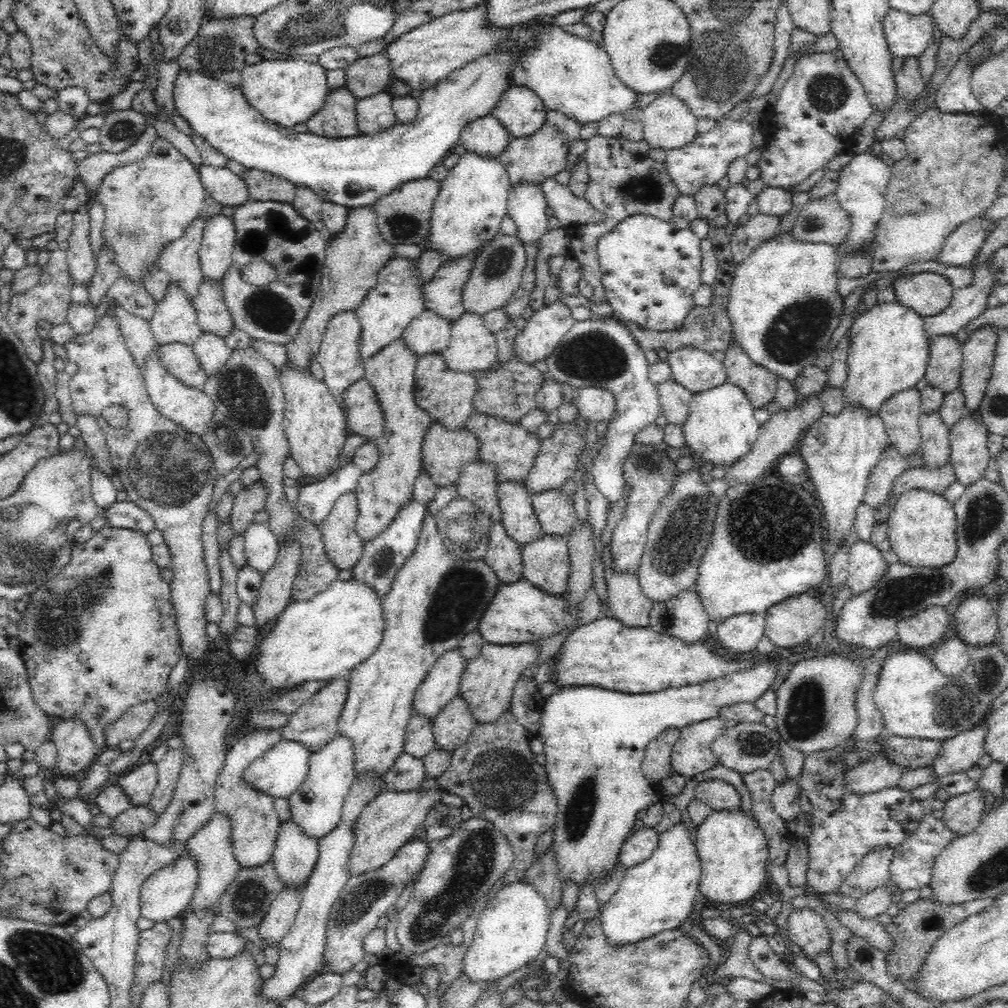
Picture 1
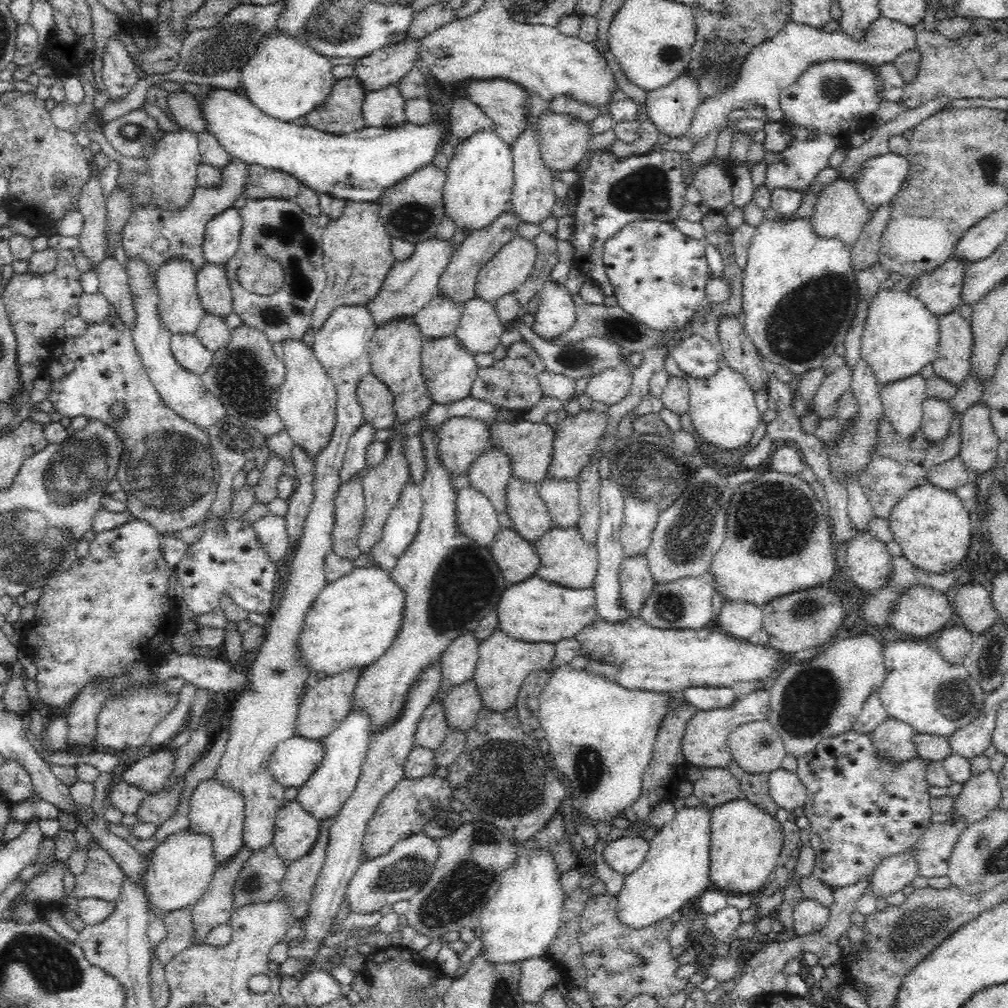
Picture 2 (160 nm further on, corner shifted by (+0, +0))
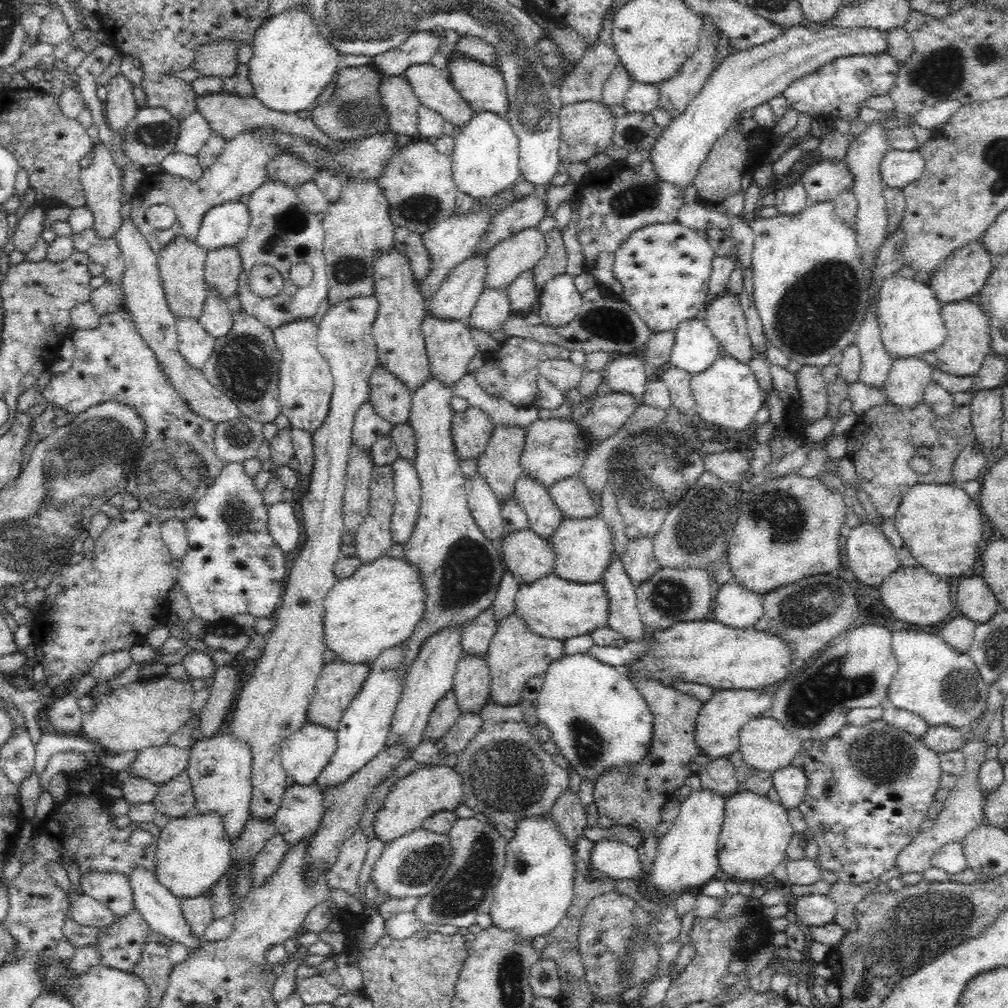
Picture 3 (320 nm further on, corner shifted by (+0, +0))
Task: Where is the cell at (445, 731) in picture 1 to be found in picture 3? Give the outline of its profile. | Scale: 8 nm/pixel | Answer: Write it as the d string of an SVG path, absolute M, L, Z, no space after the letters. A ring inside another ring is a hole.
M466 654L457 664L454 695L462 713L479 712L490 700L491 672L485 654Z

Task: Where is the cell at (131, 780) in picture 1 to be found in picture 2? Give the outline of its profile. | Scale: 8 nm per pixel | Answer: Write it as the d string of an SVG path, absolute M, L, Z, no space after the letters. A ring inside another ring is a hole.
M167 747L156 748L149 756L139 759L124 770L122 778L130 784L139 786L145 792L158 792L166 787L174 768L176 751Z

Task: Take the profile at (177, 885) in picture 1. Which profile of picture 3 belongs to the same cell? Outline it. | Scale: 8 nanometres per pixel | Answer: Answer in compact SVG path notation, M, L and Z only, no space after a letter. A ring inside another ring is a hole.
M194 811L184 817L171 818L168 824L161 829L160 837L158 837L155 877L174 896L200 896L229 870L233 840L226 833L224 821L222 821L222 817L218 813L198 814Z

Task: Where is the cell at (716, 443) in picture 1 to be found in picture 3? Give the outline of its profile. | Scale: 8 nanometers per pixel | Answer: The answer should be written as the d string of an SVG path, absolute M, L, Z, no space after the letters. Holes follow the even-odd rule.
M726 353L716 356L706 370L691 376L691 389L695 400L695 411L704 422L722 426L724 430L742 432L754 421L756 412L763 406L763 391L746 362L740 362Z

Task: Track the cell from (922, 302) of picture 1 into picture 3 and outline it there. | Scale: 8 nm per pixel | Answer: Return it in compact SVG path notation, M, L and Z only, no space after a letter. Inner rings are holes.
M981 240L970 242L963 248L954 250L947 260L934 271L934 276L930 280L930 287L934 291L937 300L941 304L954 302L954 300L964 300L974 296L986 286L986 282L995 267L997 257L994 257Z

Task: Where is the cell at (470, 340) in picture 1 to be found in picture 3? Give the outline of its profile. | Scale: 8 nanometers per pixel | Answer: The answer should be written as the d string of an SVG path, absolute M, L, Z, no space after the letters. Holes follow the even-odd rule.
M486 287L478 297L471 315L465 320L465 322L467 324L469 323L469 326L476 330L500 330L501 325L510 318L510 315L512 315L513 312L507 289L508 288L506 287L502 289L490 289Z

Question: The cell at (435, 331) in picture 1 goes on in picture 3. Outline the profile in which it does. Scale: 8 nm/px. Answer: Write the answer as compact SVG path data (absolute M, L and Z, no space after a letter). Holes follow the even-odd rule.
M474 254L450 270L445 279L427 302L429 312L449 321L465 321L475 307L478 297L486 288L486 276L488 276L488 258L486 255Z

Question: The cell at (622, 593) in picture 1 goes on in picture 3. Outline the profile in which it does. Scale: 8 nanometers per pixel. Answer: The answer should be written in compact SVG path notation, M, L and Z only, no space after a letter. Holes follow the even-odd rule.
M649 536L628 538L625 550L621 551L621 561L635 587L650 578L661 567L654 554L653 538Z

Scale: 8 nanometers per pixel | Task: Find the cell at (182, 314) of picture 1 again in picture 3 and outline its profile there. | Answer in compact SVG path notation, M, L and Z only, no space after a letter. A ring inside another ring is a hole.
M179 235L157 253L165 297L177 319L180 316L198 319L202 316L208 290L205 272L207 252L197 241L188 241L186 237Z

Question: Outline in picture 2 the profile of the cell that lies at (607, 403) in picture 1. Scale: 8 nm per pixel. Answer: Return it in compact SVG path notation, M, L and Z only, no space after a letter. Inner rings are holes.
M604 368L589 379L585 389L591 400L600 400L608 406L620 402L631 389L633 373L625 368Z

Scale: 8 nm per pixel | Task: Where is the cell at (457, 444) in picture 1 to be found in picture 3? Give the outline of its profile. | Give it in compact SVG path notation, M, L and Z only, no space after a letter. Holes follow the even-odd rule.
M468 406L452 417L452 438L461 460L478 458L486 450L496 424L484 410Z

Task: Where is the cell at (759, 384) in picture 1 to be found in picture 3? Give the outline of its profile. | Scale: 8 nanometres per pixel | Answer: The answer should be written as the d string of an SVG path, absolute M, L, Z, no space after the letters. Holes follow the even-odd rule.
M727 286L724 287L712 300L707 300L704 319L726 353L746 363L753 357L747 318L738 294L734 294Z

